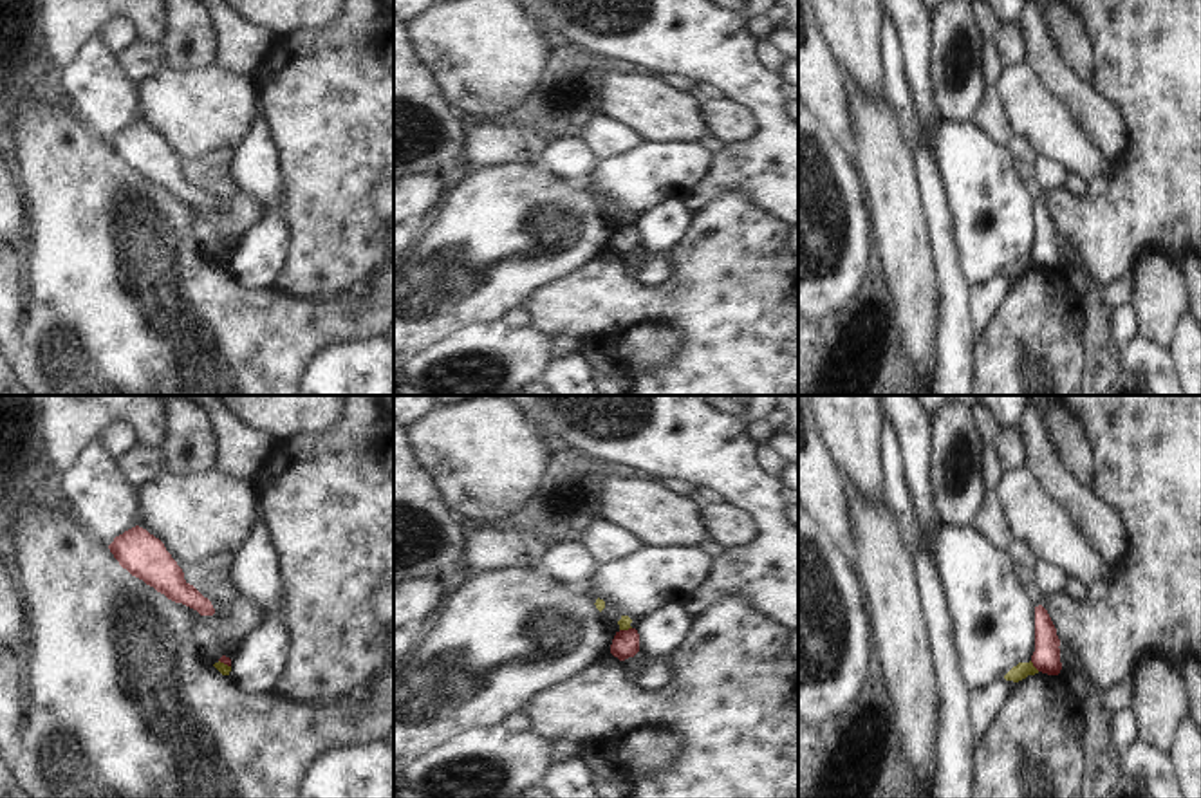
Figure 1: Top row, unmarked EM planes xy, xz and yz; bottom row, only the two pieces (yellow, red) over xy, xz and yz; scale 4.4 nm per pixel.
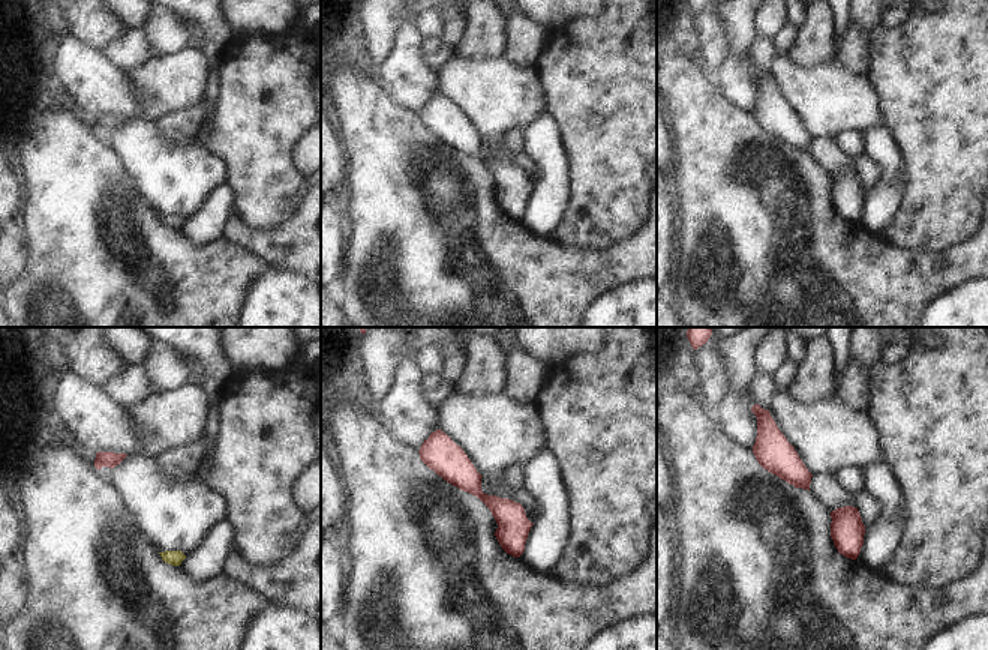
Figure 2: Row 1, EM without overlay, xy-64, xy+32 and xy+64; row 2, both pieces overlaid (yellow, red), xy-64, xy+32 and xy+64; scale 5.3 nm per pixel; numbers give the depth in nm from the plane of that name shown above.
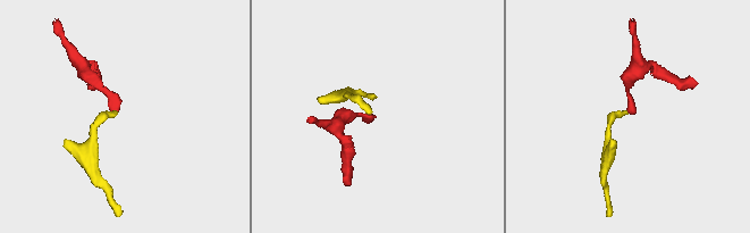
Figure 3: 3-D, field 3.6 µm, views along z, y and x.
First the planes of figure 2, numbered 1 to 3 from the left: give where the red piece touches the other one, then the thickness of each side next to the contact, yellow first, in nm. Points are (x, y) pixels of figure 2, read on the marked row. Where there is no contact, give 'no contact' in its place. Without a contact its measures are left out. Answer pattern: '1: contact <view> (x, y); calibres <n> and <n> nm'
1: no contact
2: no contact
3: no contact

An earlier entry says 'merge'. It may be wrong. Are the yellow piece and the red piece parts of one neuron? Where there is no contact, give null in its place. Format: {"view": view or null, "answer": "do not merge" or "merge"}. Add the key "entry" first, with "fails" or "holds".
{"entry": "fails", "view": "yz", "answer": "do not merge"}

